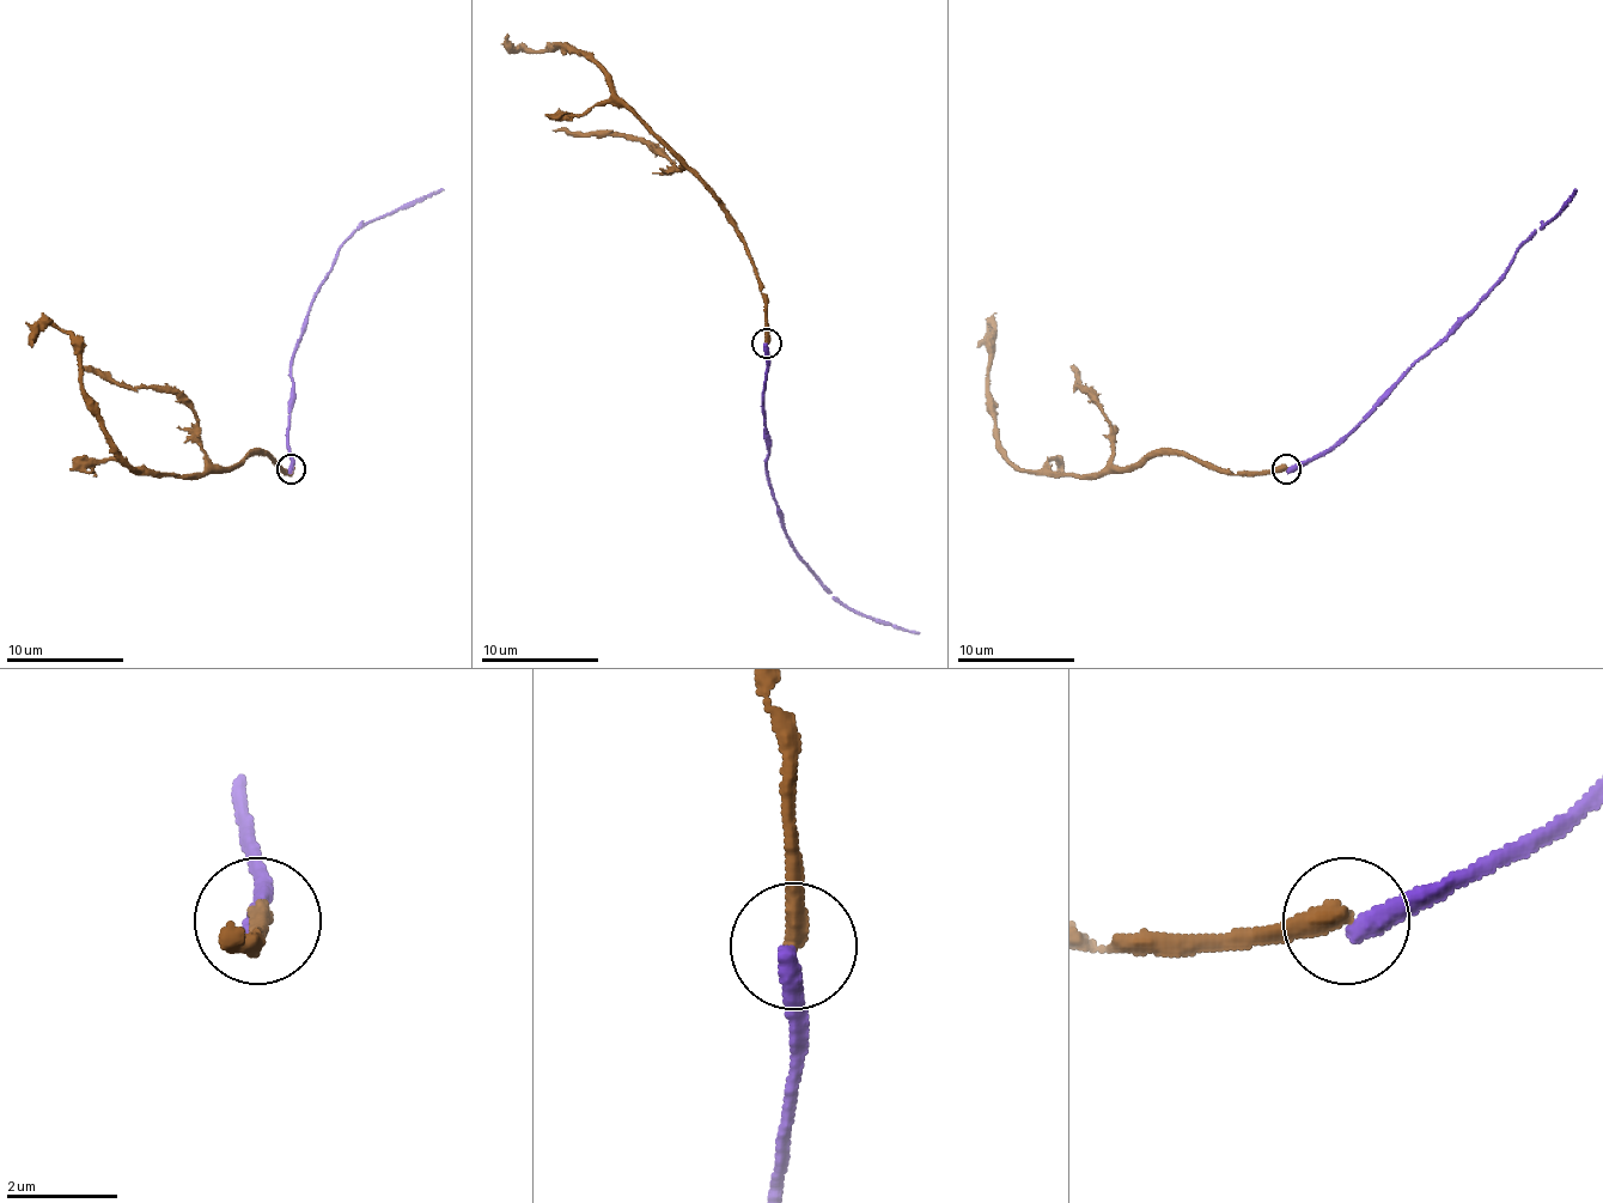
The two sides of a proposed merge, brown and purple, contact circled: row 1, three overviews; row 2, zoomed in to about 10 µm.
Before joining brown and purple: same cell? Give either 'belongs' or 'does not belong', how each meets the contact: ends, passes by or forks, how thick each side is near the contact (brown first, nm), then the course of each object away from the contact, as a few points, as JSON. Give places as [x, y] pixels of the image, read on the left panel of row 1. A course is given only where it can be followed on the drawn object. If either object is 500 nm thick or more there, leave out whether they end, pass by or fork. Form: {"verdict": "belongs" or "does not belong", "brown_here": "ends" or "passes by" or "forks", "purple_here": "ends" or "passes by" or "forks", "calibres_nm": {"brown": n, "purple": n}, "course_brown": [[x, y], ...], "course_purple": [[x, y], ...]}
{"verdict": "does not belong", "brown_here": "ends", "purple_here": "ends", "calibres_nm": {"brown": 360, "purple": 400}, "course_brown": [[292, 469], [254, 455], [189, 475], [145, 475], [113, 443], [84, 390], [80, 348], [46, 326], [31, 346]], "course_purple": [[292, 469], [292, 354], [312, 296], [330, 273], [336, 251], [365, 223], [444, 190]]}

